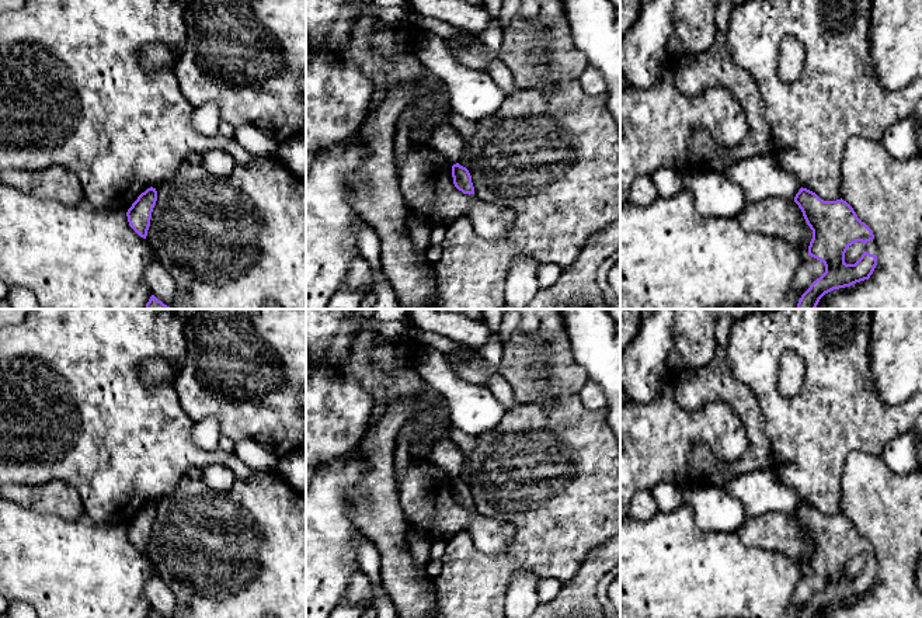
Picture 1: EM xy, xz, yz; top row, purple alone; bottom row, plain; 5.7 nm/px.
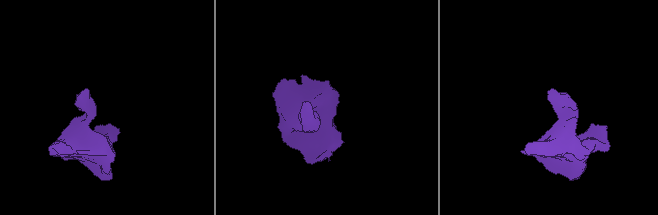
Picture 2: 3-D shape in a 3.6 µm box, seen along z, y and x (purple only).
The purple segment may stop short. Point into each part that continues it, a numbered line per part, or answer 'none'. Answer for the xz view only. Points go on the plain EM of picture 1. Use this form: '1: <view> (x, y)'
none

